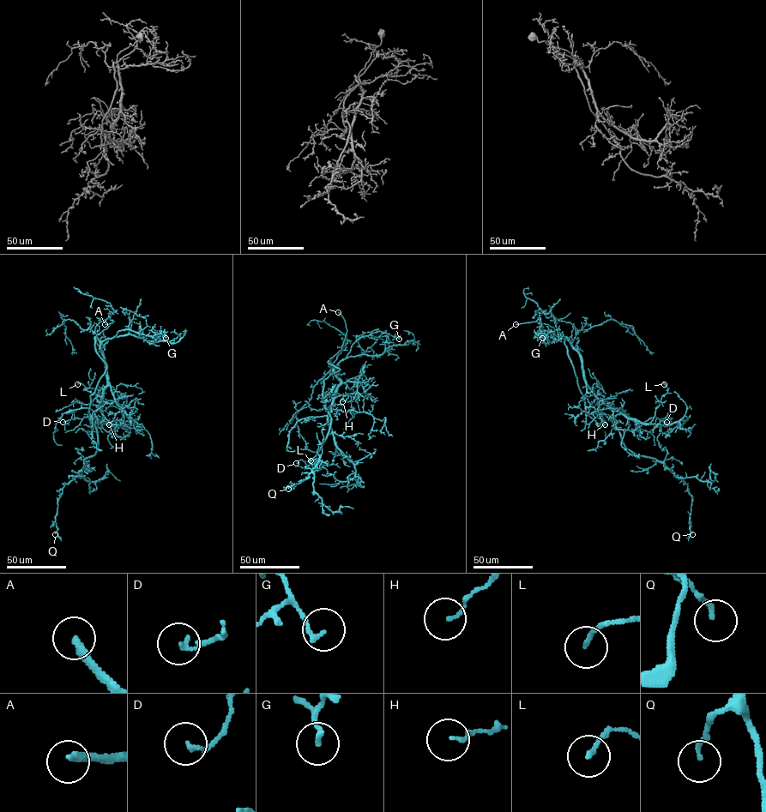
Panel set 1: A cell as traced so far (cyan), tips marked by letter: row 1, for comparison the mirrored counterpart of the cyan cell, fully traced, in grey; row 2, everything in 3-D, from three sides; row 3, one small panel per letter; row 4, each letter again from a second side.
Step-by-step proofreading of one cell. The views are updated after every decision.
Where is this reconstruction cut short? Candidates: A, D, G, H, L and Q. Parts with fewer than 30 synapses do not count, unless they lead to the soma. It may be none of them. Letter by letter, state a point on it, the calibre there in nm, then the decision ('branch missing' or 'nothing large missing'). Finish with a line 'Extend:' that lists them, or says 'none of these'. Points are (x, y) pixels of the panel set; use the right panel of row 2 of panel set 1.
A: at (515, 324); 280 nm thick; branch missing
D: at (666, 422); 170 nm thick; nothing large missing
G: at (542, 338); 150 nm thick; nothing large missing
H: at (605, 424); 110 nm thick; nothing large missing
L: at (664, 384); 160 nm thick; nothing large missing
Q: at (692, 534); 150 nm thick; nothing large missing
Extend: A

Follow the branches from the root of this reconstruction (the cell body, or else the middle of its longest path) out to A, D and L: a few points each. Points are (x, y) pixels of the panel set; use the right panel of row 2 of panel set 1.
A: (570, 359), (564, 344), (566, 337), (552, 327), (536, 321), (515, 324)
D: (570, 359), (566, 337), (598, 398), (639, 424), (668, 418), (668, 412), (666, 422)
L: (570, 359), (566, 337), (579, 354), (584, 380), (593, 392), (643, 423), (652, 420), (667, 392), (664, 384)

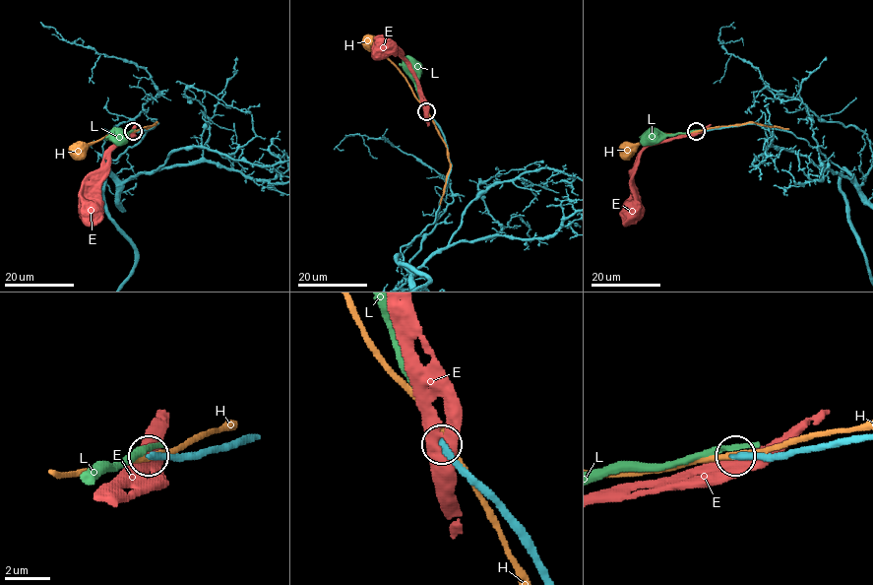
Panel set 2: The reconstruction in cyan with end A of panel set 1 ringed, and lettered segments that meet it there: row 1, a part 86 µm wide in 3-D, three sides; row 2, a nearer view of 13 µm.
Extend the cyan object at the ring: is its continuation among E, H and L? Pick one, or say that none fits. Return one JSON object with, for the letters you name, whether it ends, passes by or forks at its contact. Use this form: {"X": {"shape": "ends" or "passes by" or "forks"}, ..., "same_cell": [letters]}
{"same_cell": []}

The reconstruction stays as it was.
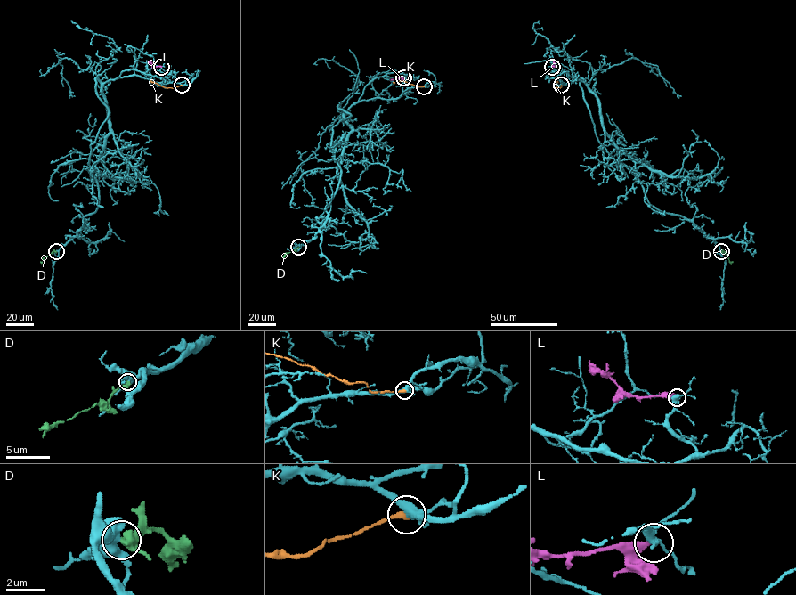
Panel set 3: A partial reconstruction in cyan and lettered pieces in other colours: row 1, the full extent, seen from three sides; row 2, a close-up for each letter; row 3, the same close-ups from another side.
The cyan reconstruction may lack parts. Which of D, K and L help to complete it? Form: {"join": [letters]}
{"join": []}

